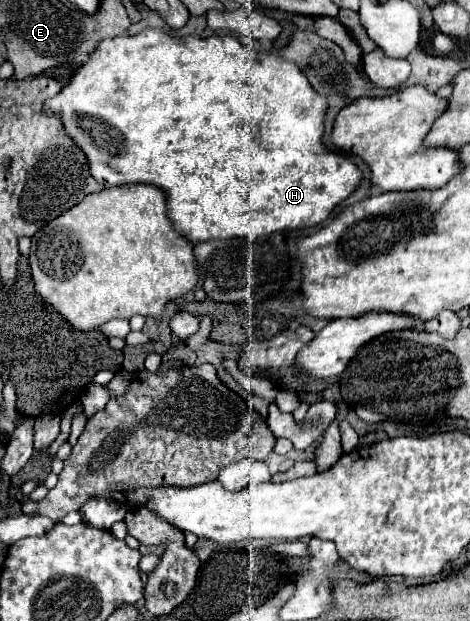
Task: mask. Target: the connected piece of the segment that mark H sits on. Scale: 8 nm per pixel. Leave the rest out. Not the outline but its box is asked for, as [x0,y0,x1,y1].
[43,28,363,242]

